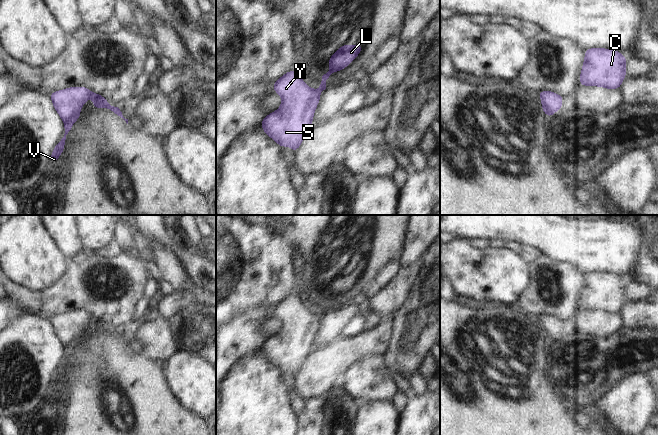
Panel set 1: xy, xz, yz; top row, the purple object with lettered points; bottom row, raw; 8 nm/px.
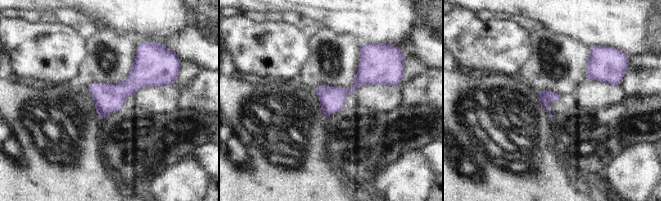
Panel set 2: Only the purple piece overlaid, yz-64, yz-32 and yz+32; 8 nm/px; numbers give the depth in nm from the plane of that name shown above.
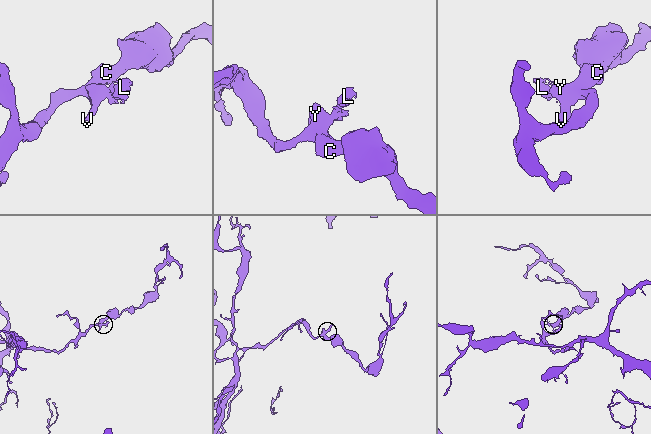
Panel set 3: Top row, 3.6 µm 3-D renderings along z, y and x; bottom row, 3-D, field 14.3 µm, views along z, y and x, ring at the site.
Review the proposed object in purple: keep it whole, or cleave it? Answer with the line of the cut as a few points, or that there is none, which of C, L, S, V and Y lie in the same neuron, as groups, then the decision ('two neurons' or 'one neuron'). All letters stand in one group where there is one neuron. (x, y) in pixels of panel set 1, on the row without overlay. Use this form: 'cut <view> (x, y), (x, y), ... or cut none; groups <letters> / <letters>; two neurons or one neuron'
cut xz (314, 314), (318, 317); groups C S V Y / L; two neurons

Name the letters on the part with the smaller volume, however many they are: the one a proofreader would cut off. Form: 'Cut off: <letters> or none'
Cut off: L

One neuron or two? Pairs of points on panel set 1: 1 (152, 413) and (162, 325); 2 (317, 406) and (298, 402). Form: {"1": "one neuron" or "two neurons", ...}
{"1": "two neurons", "2": "two neurons"}

